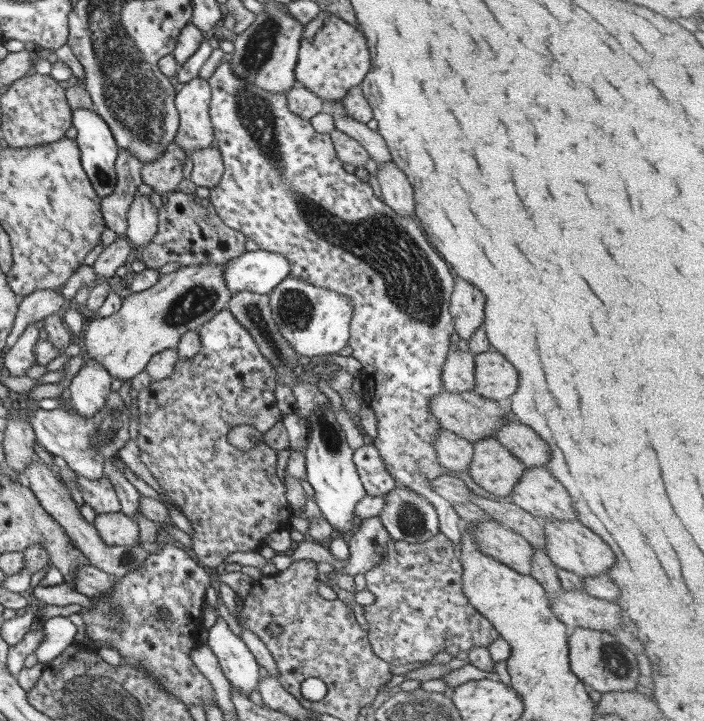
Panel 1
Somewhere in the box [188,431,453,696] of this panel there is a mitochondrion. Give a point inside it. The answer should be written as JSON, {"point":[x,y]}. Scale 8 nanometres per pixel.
{"point":[412,521]}

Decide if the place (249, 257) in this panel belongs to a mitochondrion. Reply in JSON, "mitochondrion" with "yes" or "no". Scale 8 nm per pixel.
{"mitochondrion":"no"}

